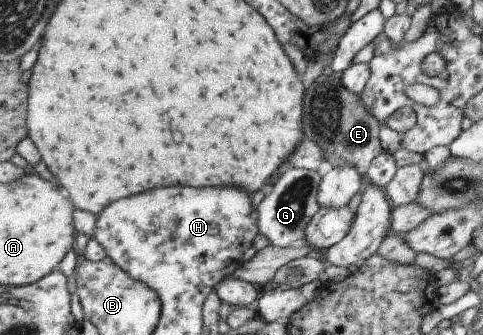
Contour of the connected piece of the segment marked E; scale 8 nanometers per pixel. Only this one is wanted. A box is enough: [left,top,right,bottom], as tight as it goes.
[305,72,385,177]

